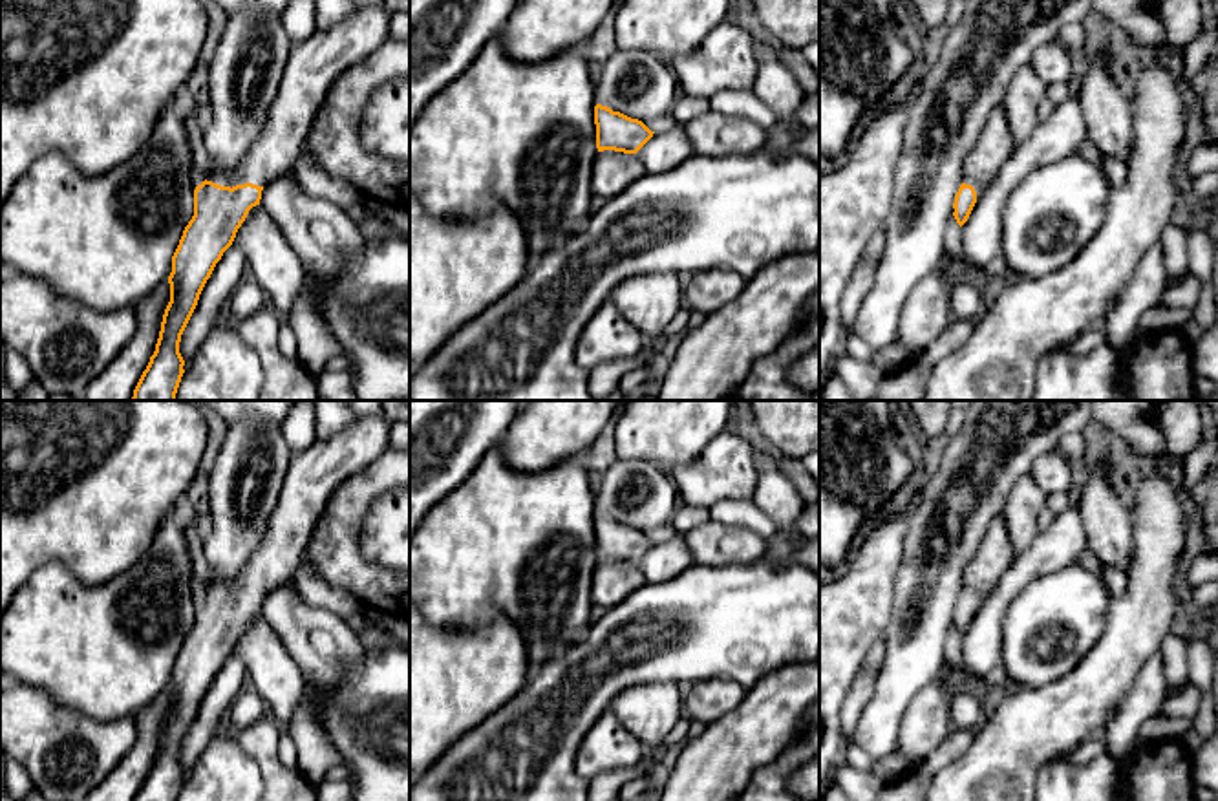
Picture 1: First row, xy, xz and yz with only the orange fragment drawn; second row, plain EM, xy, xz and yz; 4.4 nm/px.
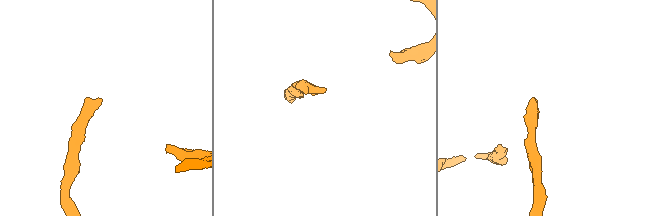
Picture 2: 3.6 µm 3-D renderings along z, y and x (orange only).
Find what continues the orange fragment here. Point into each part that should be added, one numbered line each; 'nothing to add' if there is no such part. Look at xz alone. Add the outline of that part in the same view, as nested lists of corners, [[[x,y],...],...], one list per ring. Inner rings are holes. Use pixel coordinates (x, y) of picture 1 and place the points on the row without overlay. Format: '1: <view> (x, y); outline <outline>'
1: xz (613, 582); outline [[[598,561],[593,572],[593,603],[605,609],[614,607],[646,583],[636,563]]]

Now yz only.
1: yz (995, 555); outline [[[1002,514],[995,516],[975,552],[973,560],[966,565],[962,589],[971,594],[978,603],[997,587],[1004,572],[1015,560],[1013,545],[1008,534],[1008,525]]]

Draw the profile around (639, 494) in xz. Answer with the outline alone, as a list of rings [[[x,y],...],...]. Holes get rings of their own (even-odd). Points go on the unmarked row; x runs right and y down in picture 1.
[[[616,459],[594,488],[594,510],[631,529],[647,530],[673,523],[677,486],[647,461]]]

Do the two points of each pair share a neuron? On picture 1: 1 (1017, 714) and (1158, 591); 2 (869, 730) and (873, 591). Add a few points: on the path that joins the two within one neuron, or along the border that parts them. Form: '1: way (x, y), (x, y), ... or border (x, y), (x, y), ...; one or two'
1: way (1057, 710), (1134, 631); one
2: border (893, 595), (891, 620), (882, 637); two

